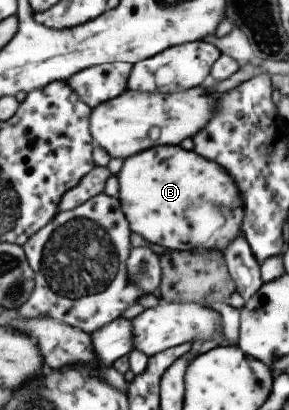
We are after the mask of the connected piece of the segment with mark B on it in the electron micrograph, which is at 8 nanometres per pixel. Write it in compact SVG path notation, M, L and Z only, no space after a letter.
M179 145L157 146L123 160L119 180L119 201L129 227L148 243L160 244L168 251L187 251L194 248L223 251L242 235L244 218L243 196L237 182L227 170L204 158L195 150L187 151Z

